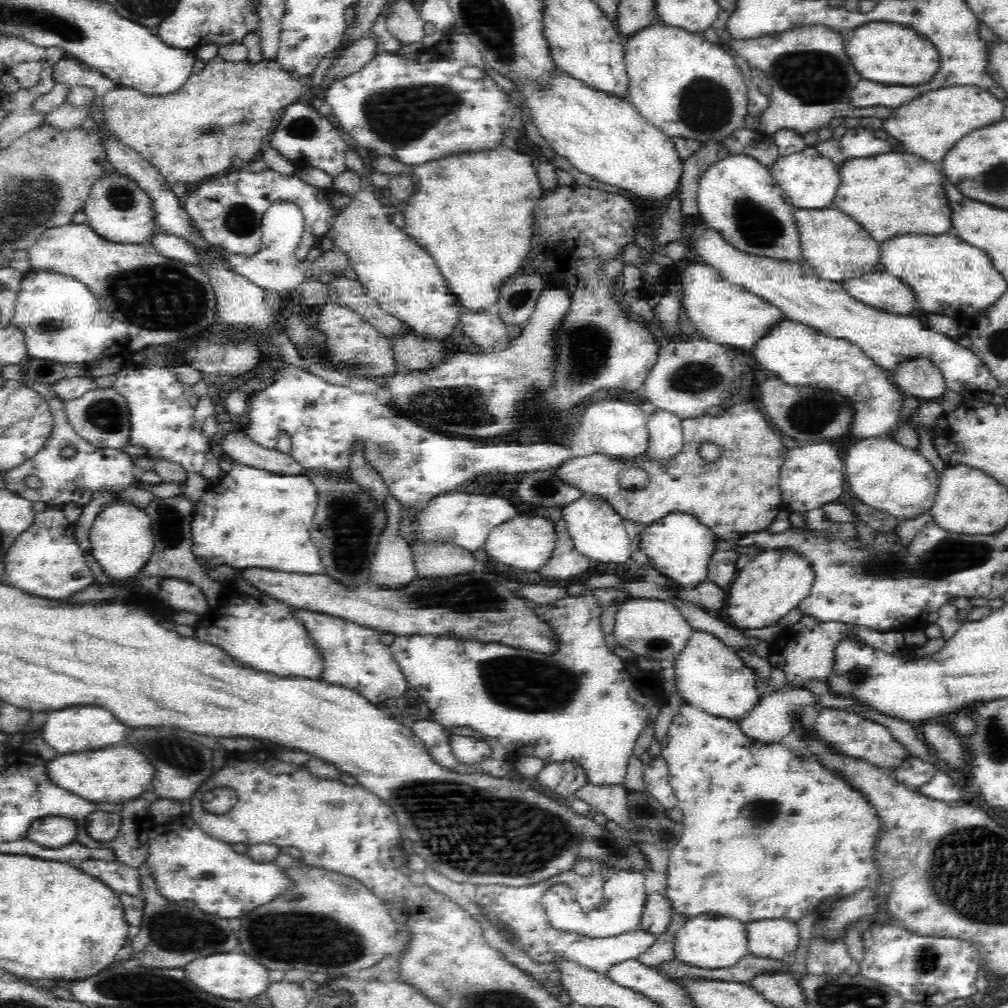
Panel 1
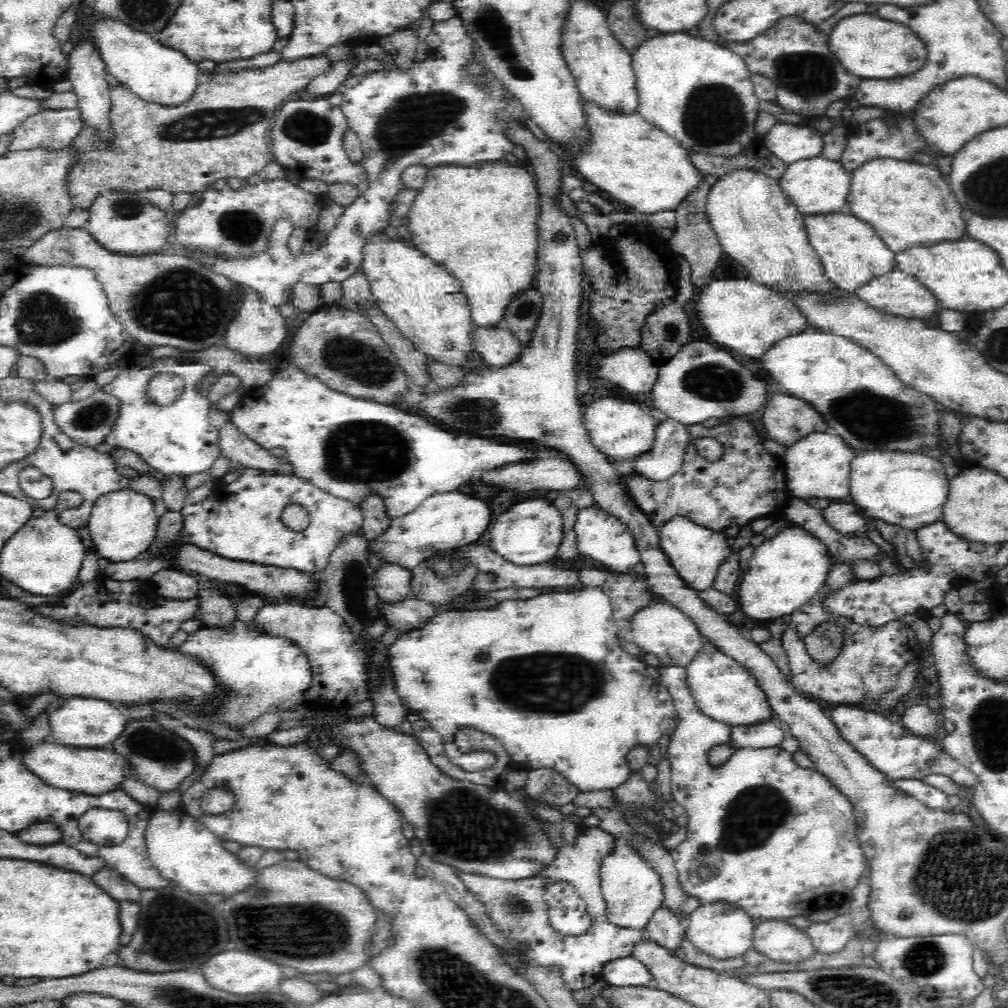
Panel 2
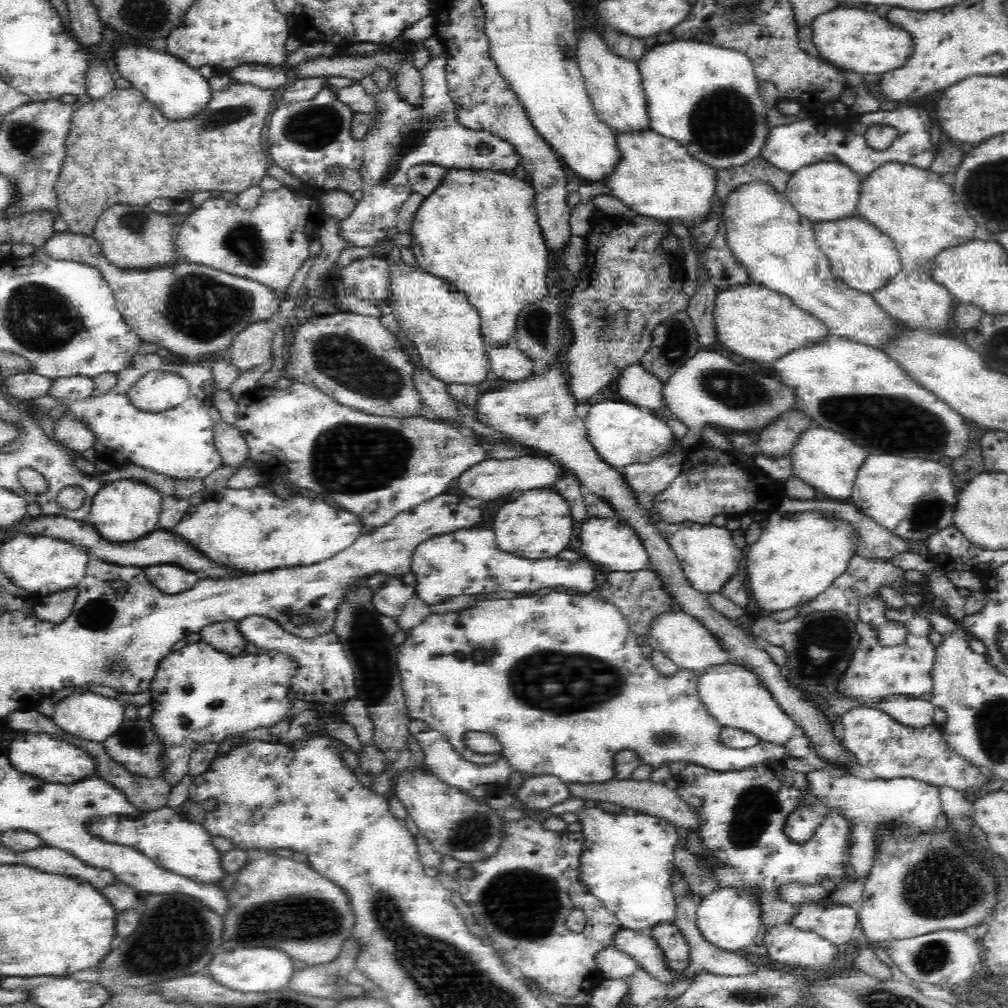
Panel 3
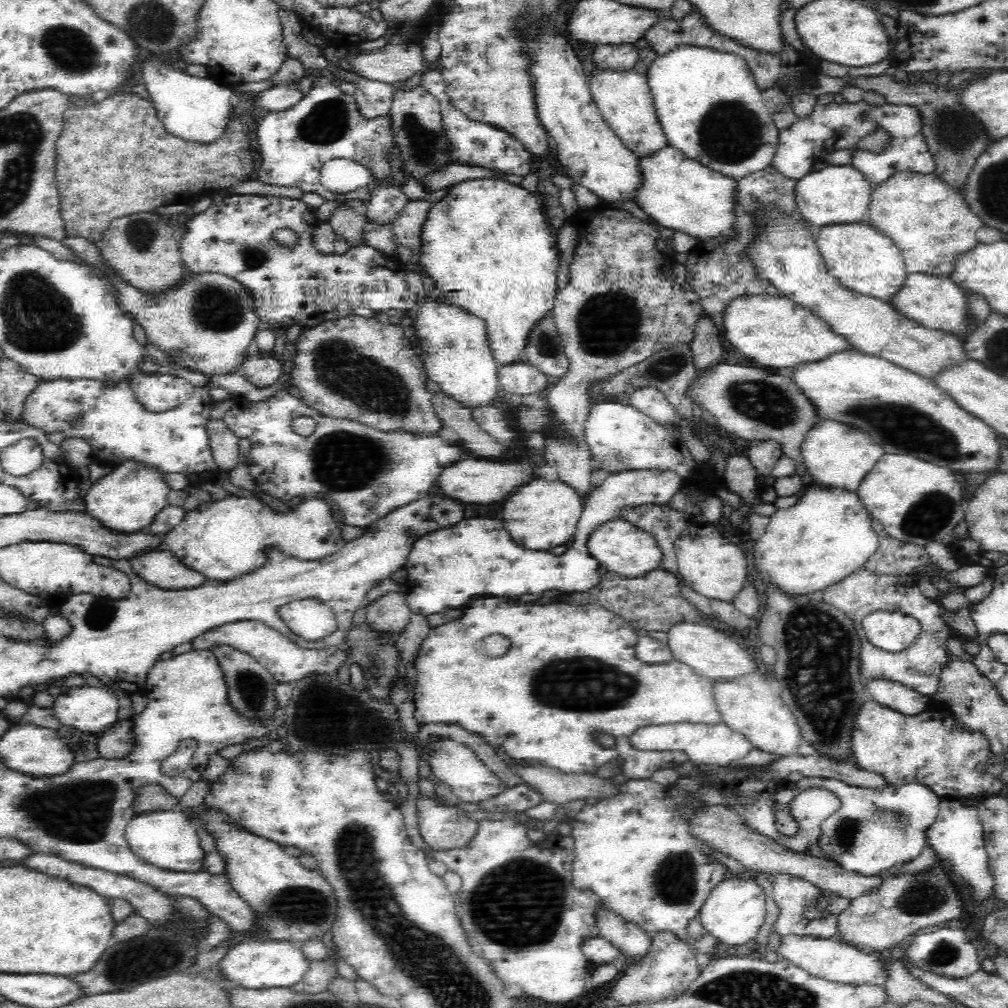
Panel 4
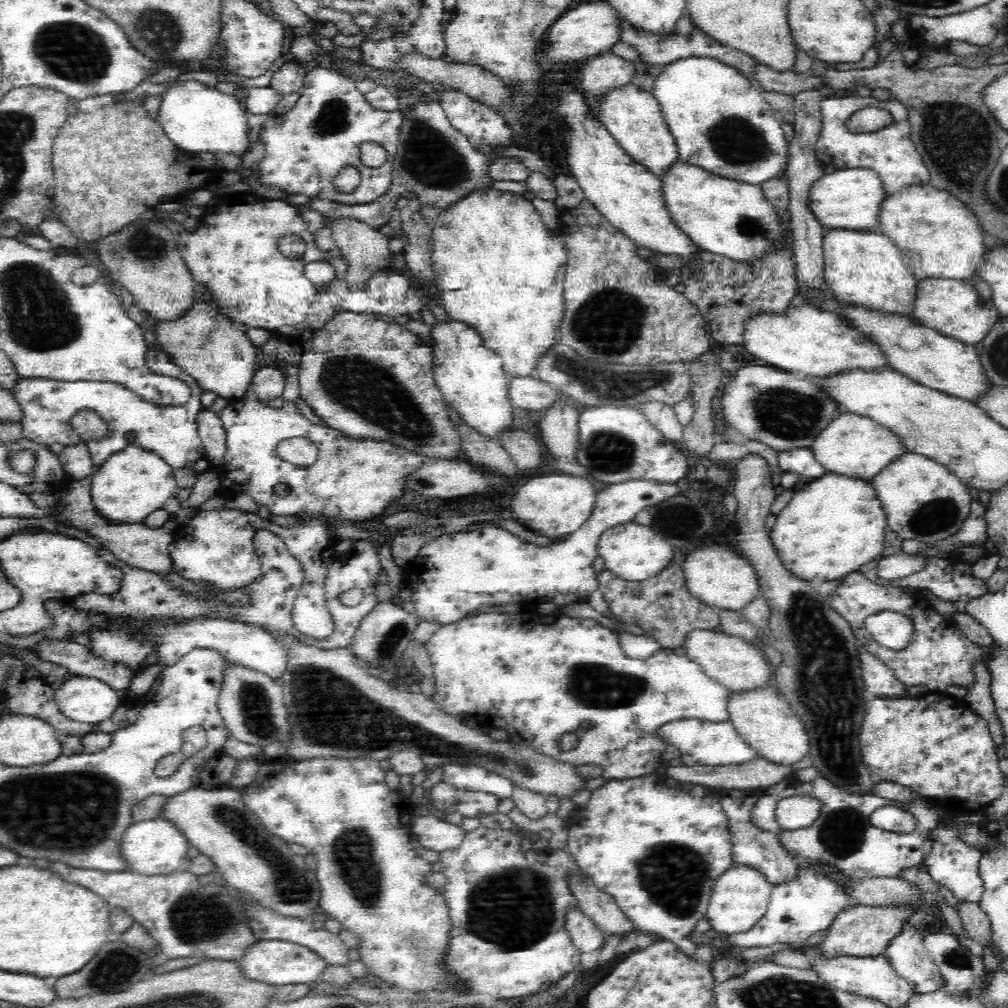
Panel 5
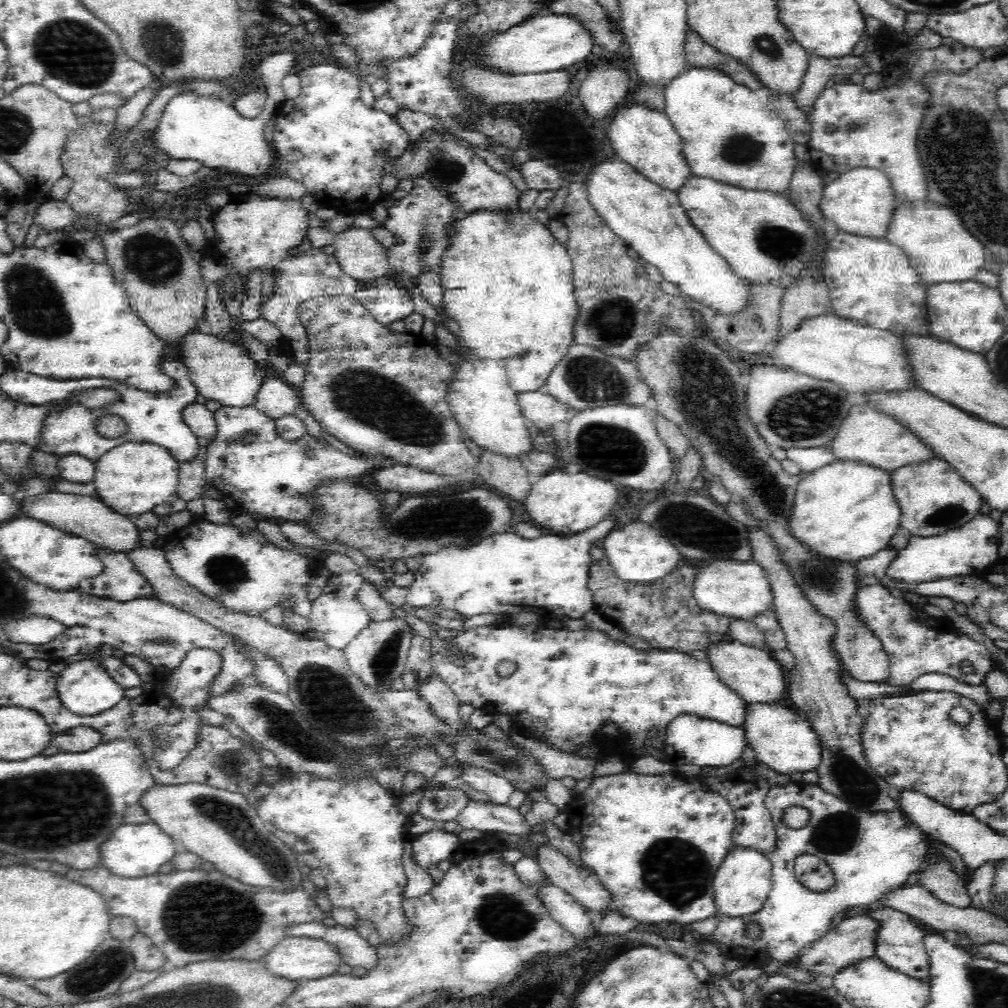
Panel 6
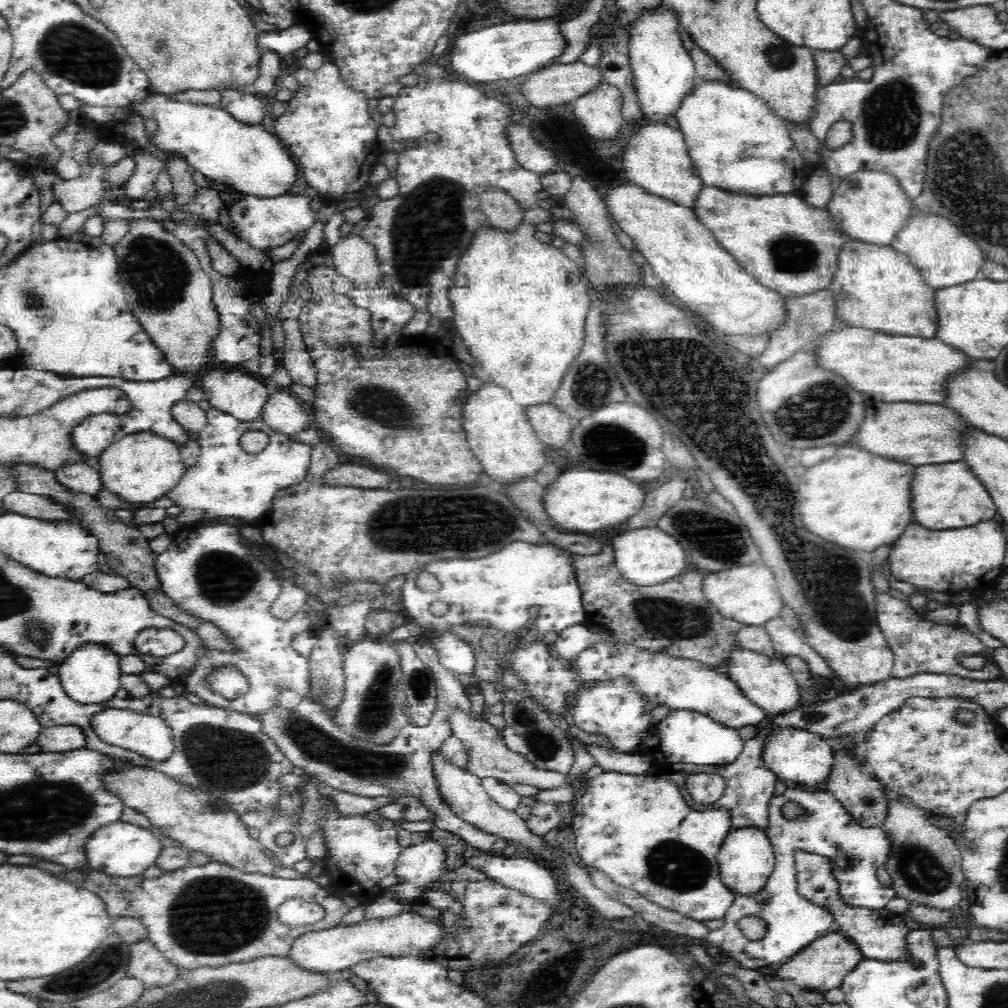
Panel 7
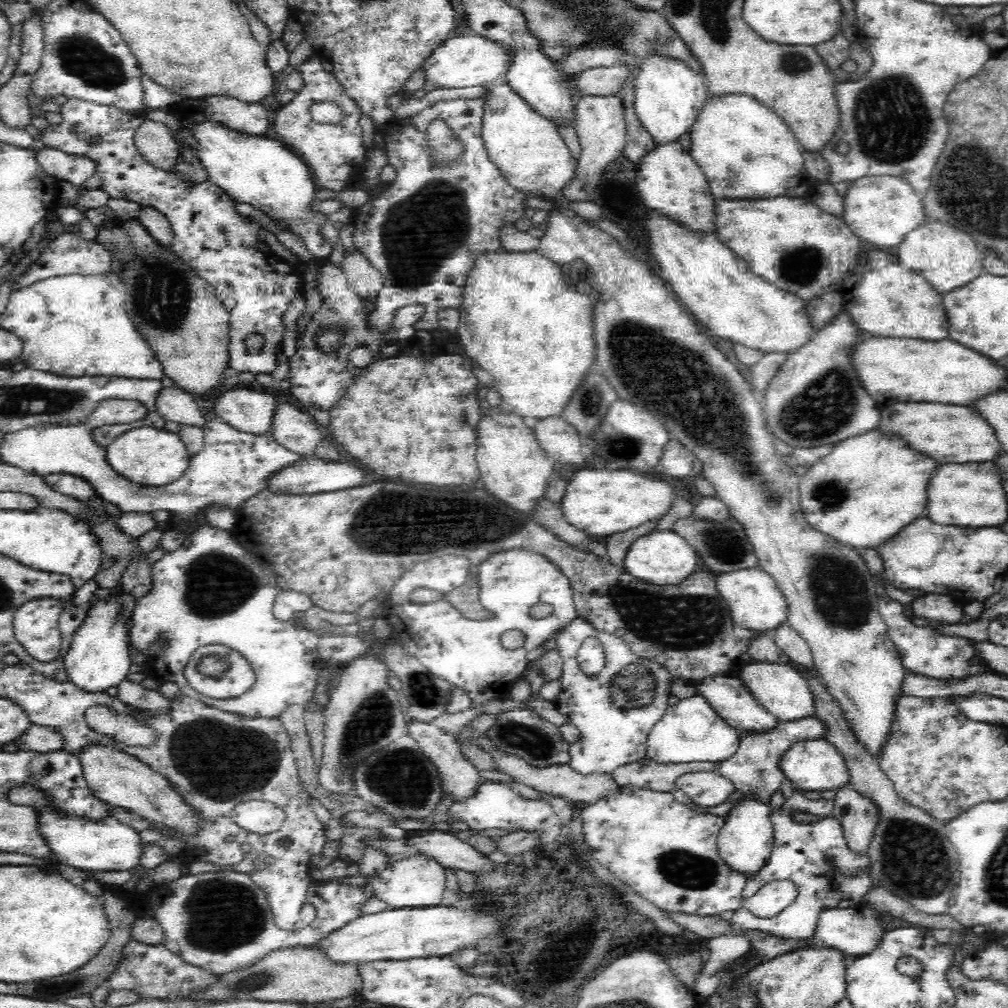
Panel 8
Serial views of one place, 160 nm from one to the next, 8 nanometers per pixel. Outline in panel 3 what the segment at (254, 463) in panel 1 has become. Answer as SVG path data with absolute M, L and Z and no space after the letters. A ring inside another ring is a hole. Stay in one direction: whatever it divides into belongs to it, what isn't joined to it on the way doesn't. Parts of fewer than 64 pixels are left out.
M222 421L216 423L213 439L224 465L237 465L249 457L245 438L235 425Z

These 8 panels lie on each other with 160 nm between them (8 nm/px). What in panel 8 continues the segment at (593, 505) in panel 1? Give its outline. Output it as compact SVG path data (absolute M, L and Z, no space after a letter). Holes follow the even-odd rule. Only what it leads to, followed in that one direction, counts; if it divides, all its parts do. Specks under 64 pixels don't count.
M654 530L649 534L634 540L624 555L622 568L630 577L651 584L674 584L686 580L688 574L693 574L701 568L694 549L688 546L676 532Z

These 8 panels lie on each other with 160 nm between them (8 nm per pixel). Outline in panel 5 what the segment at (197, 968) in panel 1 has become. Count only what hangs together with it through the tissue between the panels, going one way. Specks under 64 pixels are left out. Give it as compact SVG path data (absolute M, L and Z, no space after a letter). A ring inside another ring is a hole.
M282 940L256 941L247 946L236 961L239 972L246 980L275 985L276 988L287 986L287 984L308 984L319 981L319 977L327 965L317 954L305 946Z

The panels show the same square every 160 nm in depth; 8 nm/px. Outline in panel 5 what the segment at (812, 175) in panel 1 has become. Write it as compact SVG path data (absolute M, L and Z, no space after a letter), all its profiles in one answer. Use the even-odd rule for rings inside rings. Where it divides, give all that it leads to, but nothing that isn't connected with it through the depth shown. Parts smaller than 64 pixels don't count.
M858 167L837 168L836 172L822 176L816 180L810 188L810 196L808 196L808 207L815 215L815 218L826 229L850 229L850 230L870 230L877 228L877 216L880 203L886 196L881 180L874 171Z

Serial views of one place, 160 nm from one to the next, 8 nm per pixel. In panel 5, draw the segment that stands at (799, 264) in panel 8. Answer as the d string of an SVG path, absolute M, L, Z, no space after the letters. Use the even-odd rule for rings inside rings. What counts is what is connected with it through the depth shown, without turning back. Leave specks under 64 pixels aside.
M678 160L659 176L661 202L672 224L678 227L707 255L750 262L781 243L781 230L775 212L765 200L758 184L724 178L700 166Z

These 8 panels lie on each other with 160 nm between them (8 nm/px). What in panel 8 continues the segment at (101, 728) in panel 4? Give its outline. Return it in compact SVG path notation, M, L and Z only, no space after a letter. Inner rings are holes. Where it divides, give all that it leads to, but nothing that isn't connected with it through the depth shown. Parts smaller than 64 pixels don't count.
M115 600L96 602L72 639L71 648L63 660L63 668L75 688L90 694L104 693L126 678L132 662L129 654L131 642L123 620L119 618L119 606Z

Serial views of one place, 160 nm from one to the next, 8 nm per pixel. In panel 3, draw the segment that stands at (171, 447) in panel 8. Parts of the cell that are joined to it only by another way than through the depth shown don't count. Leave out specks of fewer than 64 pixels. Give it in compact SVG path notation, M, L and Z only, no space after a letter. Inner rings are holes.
M135 480L107 482L94 495L86 523L90 524L106 543L134 543L153 534L158 528L162 499L161 494Z

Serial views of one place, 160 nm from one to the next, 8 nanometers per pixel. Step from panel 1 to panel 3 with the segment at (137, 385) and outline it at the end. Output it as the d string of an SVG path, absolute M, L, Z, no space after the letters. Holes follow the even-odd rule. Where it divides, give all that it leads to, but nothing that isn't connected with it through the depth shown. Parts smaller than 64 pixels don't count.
M157 352L145 355L138 353L134 356L134 363L118 373L116 386L104 394L96 394L90 377L76 375L52 379L47 404L62 402L66 404L66 411L72 411L76 419L90 425L90 429L94 431L93 448L97 452L98 461L102 460L113 466L130 463L174 479L203 479L223 464L214 444L215 424L208 415L213 406L208 389L212 381L210 362L195 361L190 366L182 366L182 369L170 364L168 368ZM150 370L182 373L189 383L187 399L162 413L149 413L134 406L127 392Z

